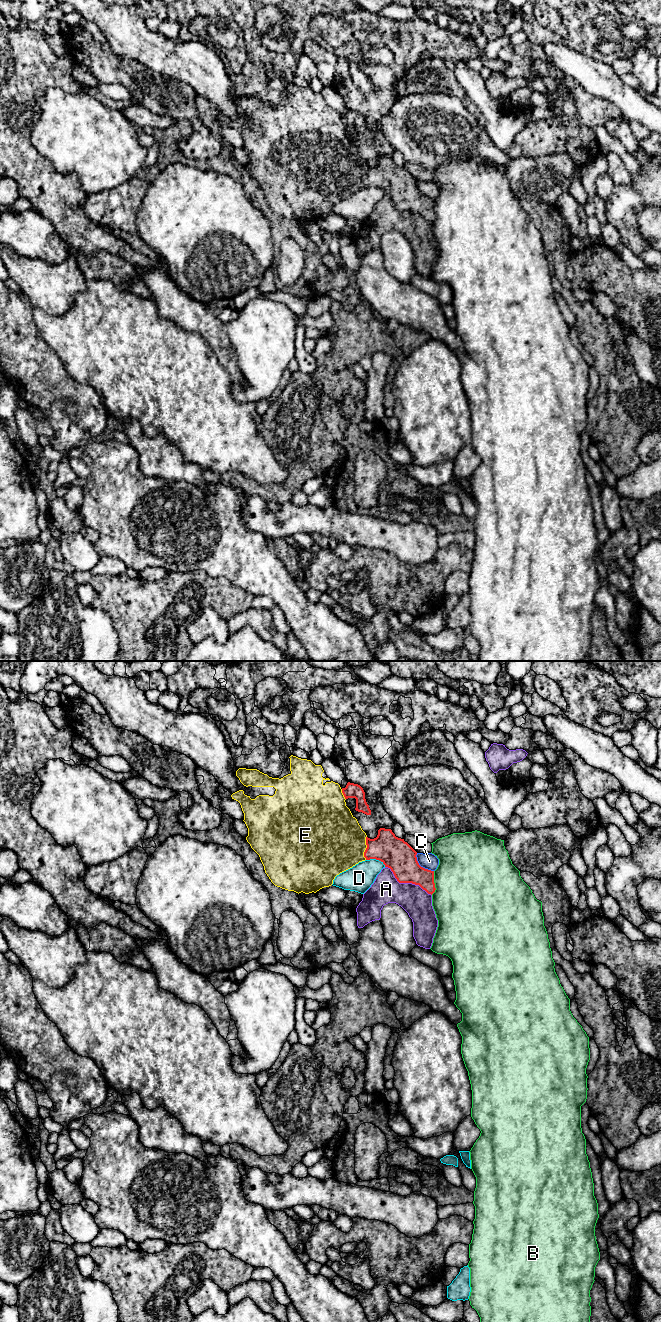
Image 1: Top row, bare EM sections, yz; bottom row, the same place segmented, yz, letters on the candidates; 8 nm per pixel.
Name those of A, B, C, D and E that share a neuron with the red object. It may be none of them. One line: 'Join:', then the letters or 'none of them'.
Join: E

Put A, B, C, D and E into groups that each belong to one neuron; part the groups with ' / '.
A / B / C / D / E

